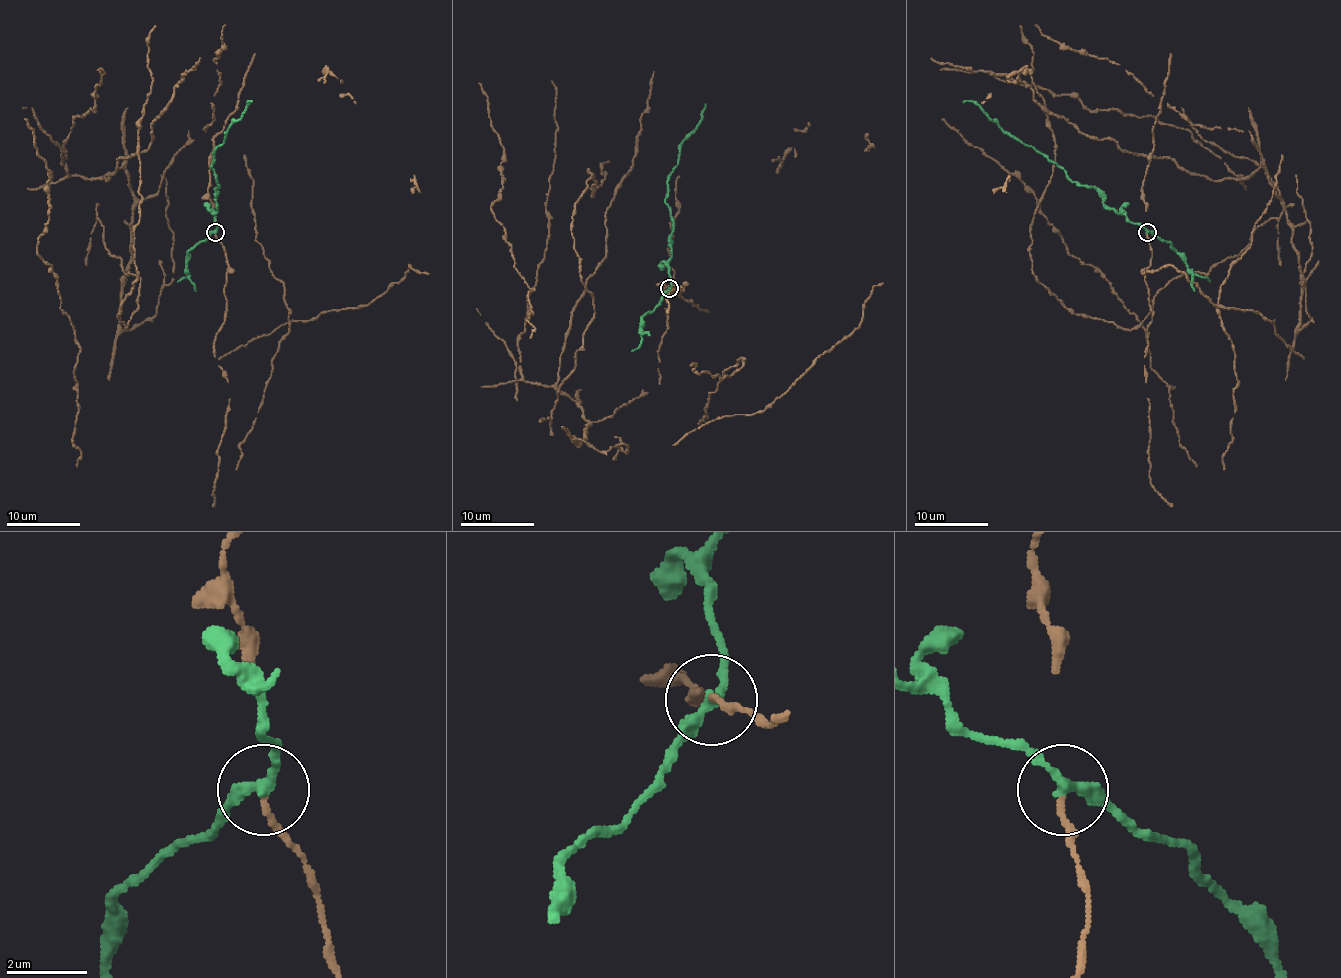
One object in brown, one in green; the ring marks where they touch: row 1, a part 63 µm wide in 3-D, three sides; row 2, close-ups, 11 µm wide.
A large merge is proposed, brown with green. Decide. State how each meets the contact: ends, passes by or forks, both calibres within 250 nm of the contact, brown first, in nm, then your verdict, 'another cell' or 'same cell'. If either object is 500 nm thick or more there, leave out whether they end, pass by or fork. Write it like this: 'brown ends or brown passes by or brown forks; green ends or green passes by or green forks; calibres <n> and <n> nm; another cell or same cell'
brown ends; green passes by; calibres 150 and 280 nm; another cell

